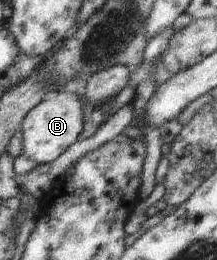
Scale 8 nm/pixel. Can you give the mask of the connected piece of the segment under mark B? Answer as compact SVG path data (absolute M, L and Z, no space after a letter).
M73 87L59 91L50 99L41 101L22 120L24 155L39 164L51 162L61 156L83 130L83 103Z

